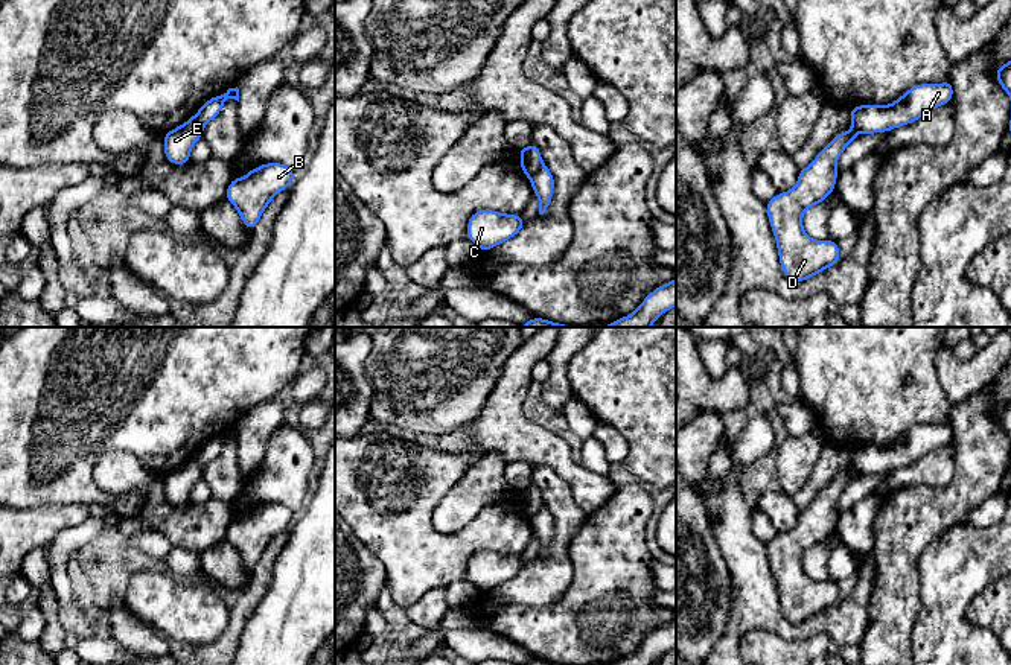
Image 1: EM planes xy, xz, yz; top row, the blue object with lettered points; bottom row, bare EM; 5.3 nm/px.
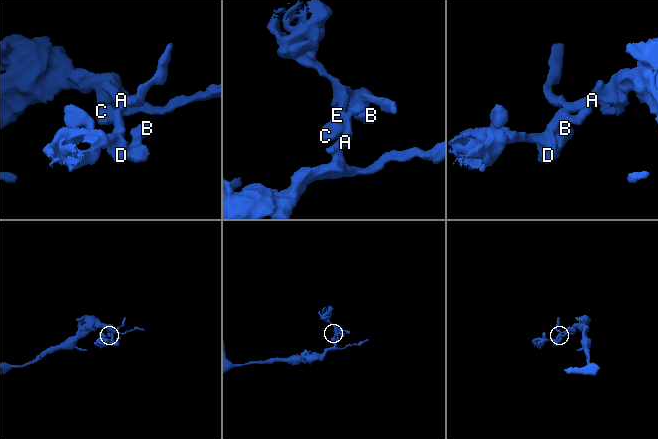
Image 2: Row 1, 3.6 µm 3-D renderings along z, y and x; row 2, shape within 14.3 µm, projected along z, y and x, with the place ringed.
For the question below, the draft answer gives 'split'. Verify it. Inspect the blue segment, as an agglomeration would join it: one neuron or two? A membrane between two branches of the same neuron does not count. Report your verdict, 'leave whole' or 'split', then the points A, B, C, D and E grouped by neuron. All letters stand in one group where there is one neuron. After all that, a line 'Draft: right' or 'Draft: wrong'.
split | A / B C D E
Draft: right

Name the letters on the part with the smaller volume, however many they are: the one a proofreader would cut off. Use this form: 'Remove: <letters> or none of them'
Remove: B, C, D, E

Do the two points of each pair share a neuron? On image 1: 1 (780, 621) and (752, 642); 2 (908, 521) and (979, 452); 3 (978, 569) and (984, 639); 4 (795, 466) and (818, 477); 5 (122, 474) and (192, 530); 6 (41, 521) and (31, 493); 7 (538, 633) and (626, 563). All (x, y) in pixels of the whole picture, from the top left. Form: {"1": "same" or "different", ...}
{"1": "different", "2": "same", "3": "same", "4": "different", "5": "same", "6": "different", "7": "same"}

